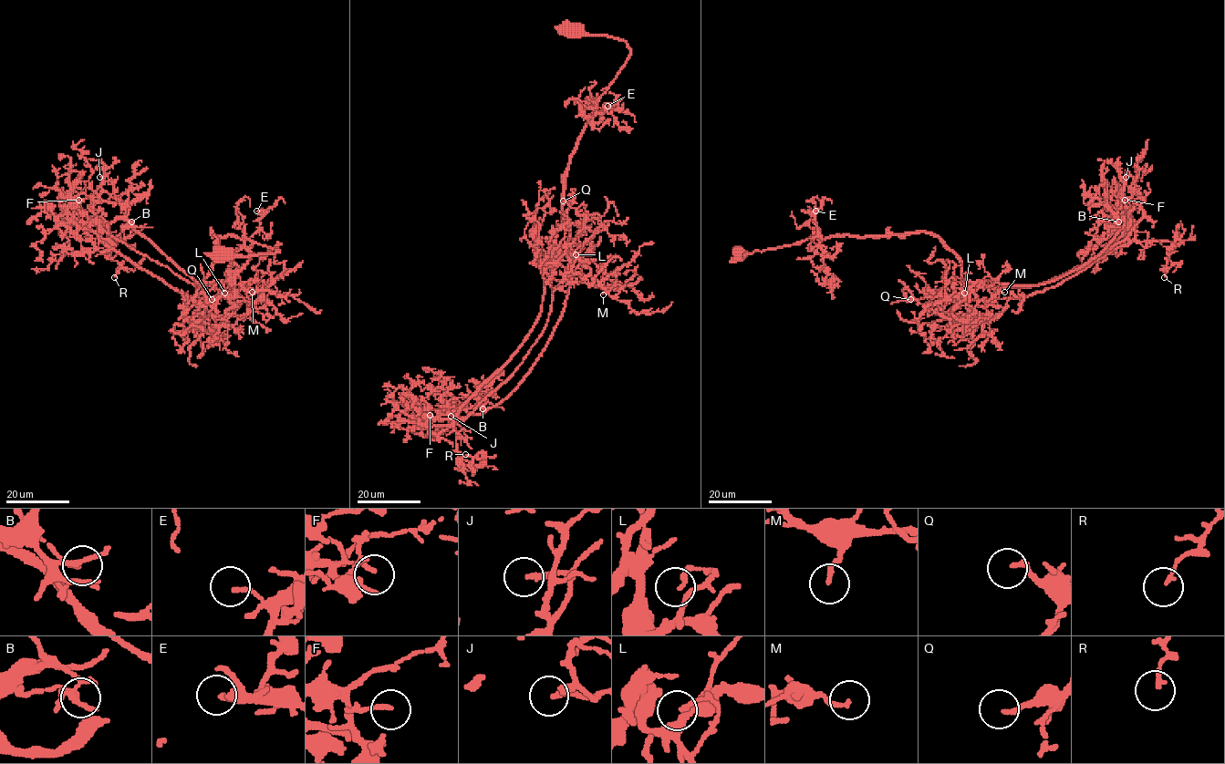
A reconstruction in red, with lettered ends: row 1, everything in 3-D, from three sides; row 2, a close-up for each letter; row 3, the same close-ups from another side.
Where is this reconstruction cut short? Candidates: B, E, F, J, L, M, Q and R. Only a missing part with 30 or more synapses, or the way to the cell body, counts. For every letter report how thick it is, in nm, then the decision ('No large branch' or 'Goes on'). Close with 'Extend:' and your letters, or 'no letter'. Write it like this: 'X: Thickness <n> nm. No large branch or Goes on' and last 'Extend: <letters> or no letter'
B: Thickness 170 nm. No large branch
E: Thickness 150 nm. No large branch
F: Thickness 160 nm. No large branch
J: Thickness 200 nm. Goes on
L: Thickness 140 nm. No large branch
M: Thickness 170 nm. No large branch
Q: Thickness 180 nm. No large branch
R: Thickness 150 nm. No large branch
Extend: J

